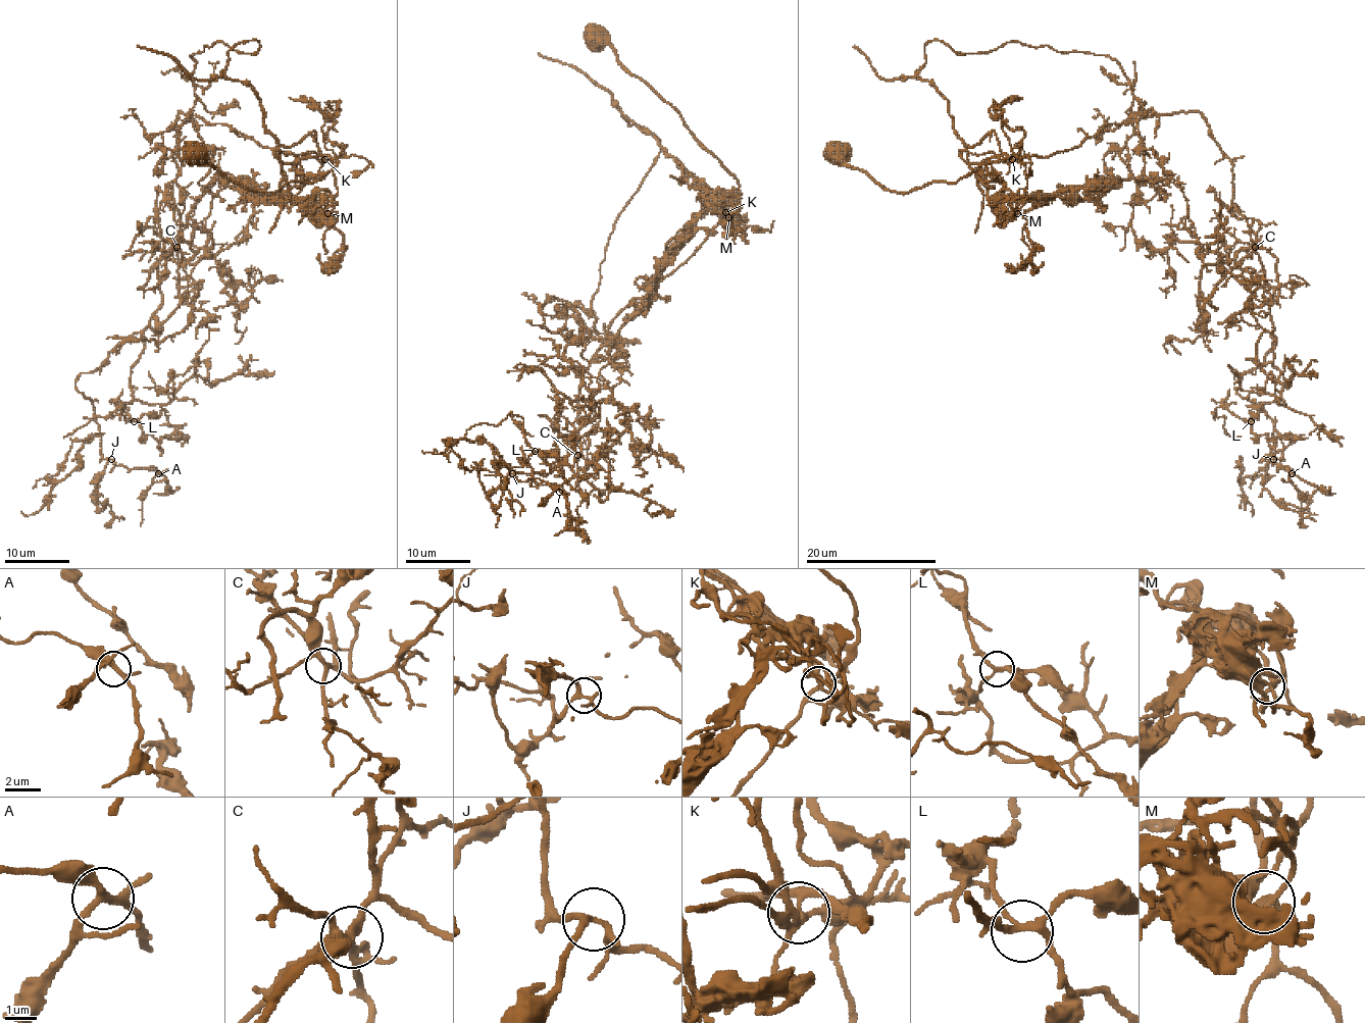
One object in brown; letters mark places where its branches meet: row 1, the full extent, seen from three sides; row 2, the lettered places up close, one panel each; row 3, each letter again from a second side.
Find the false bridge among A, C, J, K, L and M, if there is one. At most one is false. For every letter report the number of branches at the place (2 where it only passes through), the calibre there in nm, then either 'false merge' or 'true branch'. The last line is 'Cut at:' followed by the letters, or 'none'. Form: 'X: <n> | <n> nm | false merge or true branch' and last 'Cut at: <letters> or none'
A: 4 | 240 nm | true branch
C: 5 | 260 nm | true branch
J: 4 | 200 nm | true branch
K: 6 | 260 nm | false merge
L: 4 | 200 nm | true branch
M: 5 | 280 nm | true branch
Cut at: K

